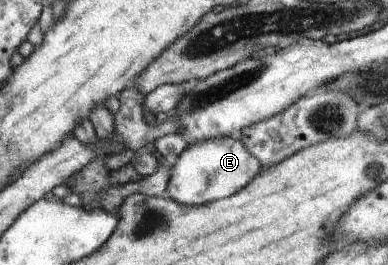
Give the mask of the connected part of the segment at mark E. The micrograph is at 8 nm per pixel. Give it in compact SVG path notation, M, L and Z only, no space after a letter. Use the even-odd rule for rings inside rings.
M232 137L189 144L189 147L172 161L173 168L165 195L187 206L201 206L237 194L261 172L262 167L243 143Z

